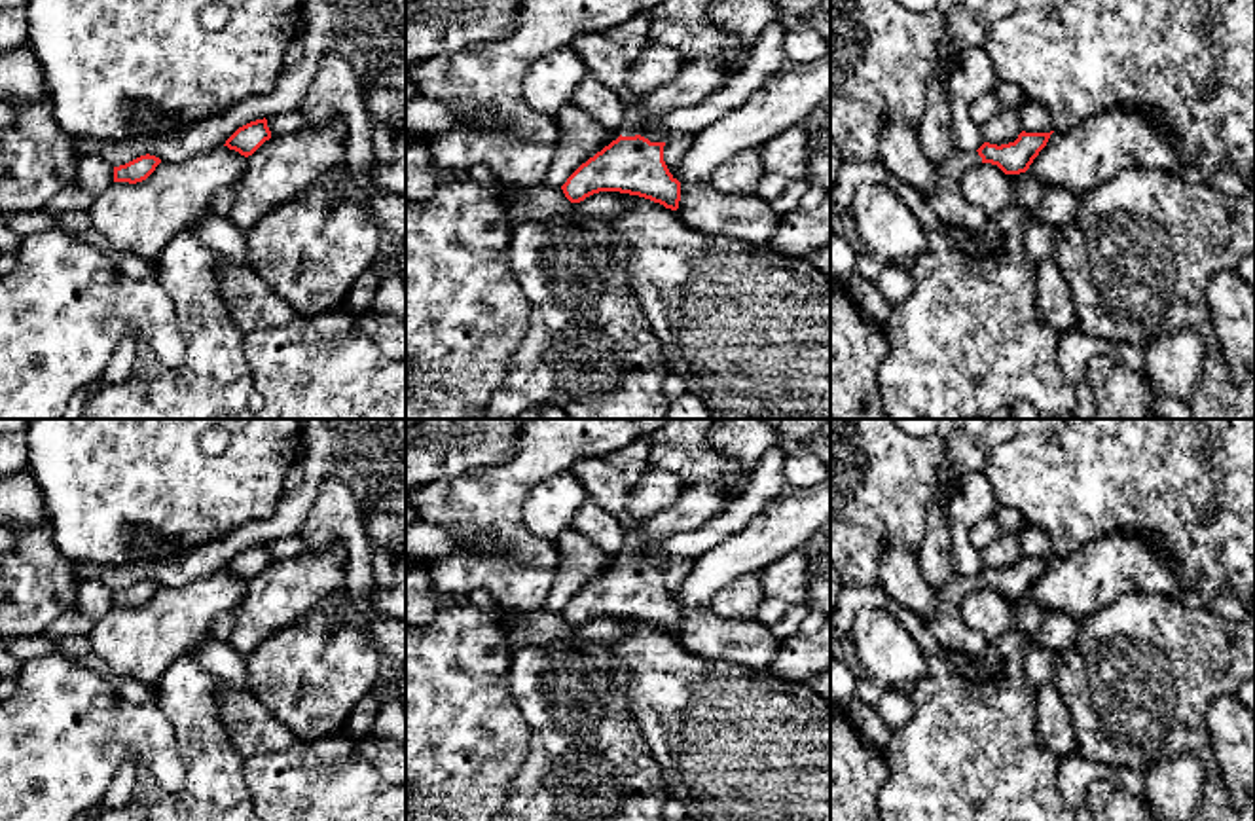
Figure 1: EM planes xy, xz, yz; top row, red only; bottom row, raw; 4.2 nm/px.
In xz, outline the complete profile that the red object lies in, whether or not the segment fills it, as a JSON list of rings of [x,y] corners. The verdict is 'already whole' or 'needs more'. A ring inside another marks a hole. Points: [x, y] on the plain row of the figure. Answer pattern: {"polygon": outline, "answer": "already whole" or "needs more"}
{"polygon": [[[635,438],[609,457],[586,457],[571,472],[588,497],[618,518],[624,533],[620,561],[582,588],[561,611],[571,628],[580,628],[599,616],[639,620],[677,635],[681,607],[664,586],[665,540],[641,538],[639,518],[628,512],[628,495],[650,466],[650,438]]], "answer": "needs more"}

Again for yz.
{"polygon": [[[1022,556],[1014,567],[984,567],[974,576],[952,575],[952,578],[935,592],[935,611],[925,618],[925,628],[948,650],[969,656],[984,656],[991,650],[993,641],[965,626],[959,607],[963,599],[980,588],[997,590],[1005,599],[1020,599],[1029,593],[1039,576],[1046,571],[1050,557]]], "answer": "needs more"}

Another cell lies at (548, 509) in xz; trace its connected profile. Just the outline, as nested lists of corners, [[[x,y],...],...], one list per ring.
[[[565,470],[538,483],[523,502],[523,521],[537,537],[557,540],[588,499],[580,480]]]

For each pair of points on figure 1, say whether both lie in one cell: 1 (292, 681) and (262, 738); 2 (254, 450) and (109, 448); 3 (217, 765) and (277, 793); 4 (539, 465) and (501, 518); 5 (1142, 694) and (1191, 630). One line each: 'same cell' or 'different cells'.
1: different cells
2: same cell
3: different cells
4: same cell
5: same cell

